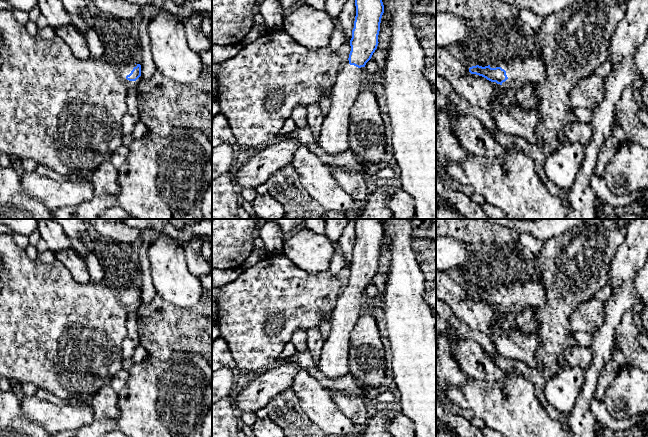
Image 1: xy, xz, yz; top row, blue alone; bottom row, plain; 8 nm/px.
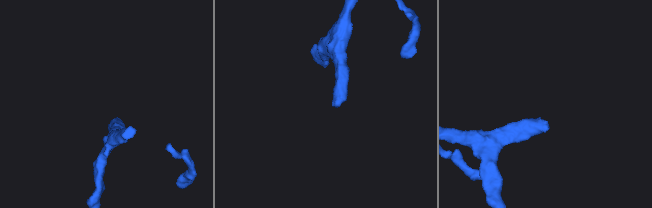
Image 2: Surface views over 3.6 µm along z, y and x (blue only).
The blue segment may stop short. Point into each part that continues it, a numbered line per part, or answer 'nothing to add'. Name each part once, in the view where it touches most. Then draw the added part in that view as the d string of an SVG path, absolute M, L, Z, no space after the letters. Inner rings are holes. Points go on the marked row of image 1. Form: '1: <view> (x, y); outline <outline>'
1: xy (123, 70); outline M123 63L116 65L114 68L120 78L129 86L132 88L135 88L136 84L142 80L141 76L136 81L129 81L126 79L126 76L131 73L134 67L136 67L137 64L135 63Z

